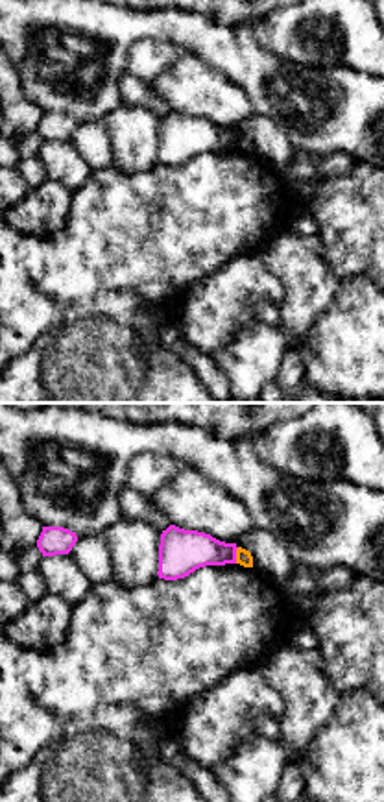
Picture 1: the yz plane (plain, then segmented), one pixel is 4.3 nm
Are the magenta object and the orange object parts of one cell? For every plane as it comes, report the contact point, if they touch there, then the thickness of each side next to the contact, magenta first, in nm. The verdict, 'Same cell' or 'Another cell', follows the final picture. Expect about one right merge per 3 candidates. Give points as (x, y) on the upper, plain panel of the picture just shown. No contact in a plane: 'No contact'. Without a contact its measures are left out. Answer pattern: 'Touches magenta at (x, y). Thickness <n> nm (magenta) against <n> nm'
Touches magenta at (235, 141). Thickness 190 nm (magenta) against 70 nm

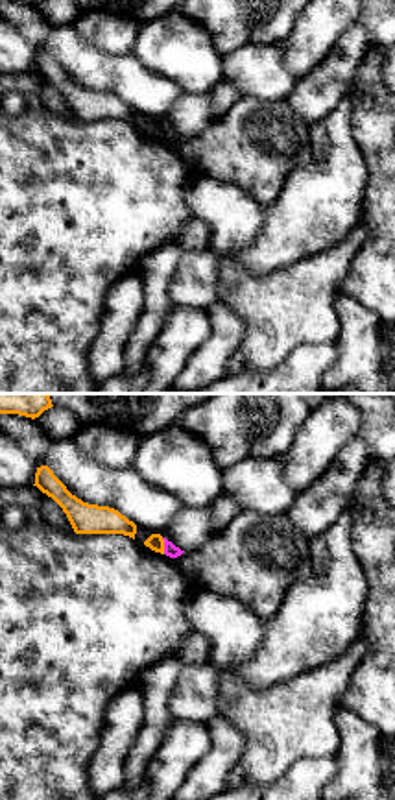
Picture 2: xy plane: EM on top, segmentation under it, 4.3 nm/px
Touches magenta at (165, 132). Thickness 60 nm (magenta) against 70 nm

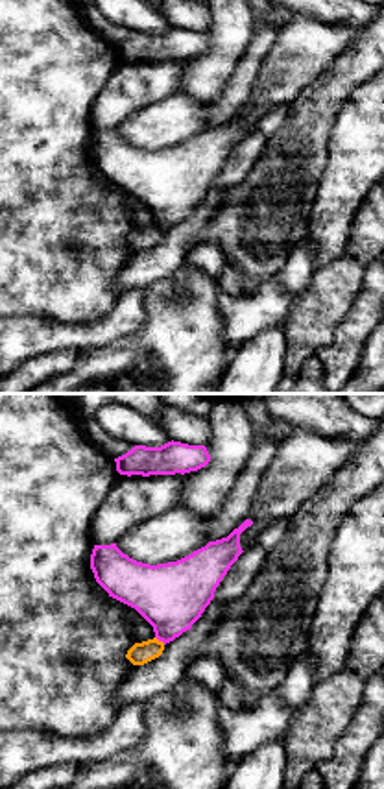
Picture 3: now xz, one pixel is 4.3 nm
Touches magenta at (161, 226). Thickness 300 nm (magenta) against 100 nm

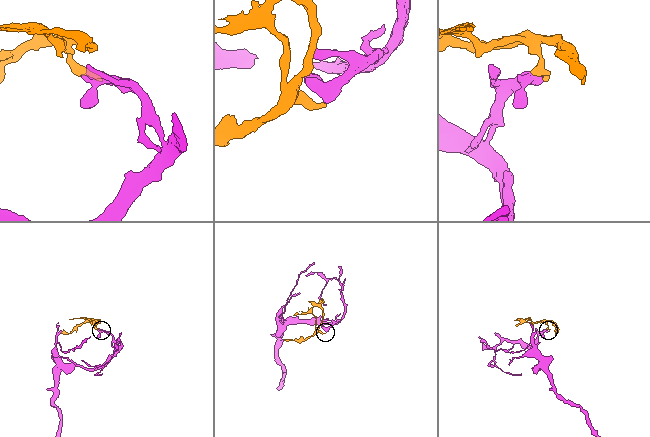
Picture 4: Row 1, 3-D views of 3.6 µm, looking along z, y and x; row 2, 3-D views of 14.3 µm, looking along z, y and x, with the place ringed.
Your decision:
Another cell

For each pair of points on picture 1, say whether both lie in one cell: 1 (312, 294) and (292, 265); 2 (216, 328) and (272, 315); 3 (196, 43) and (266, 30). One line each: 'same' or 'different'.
1: same
2: different
3: different

